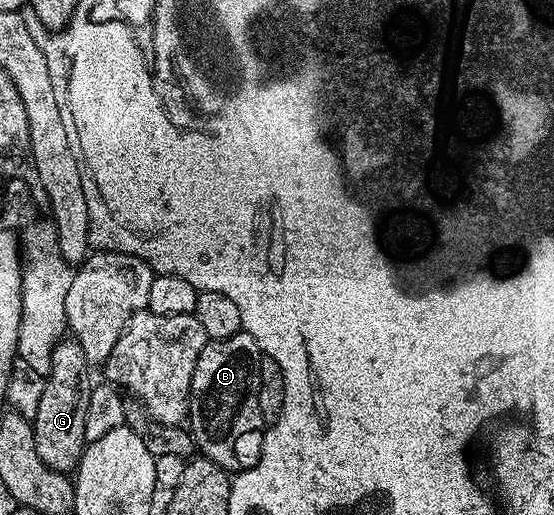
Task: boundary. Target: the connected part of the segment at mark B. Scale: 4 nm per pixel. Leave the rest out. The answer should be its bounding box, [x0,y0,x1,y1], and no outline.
[187,331,265,473]

